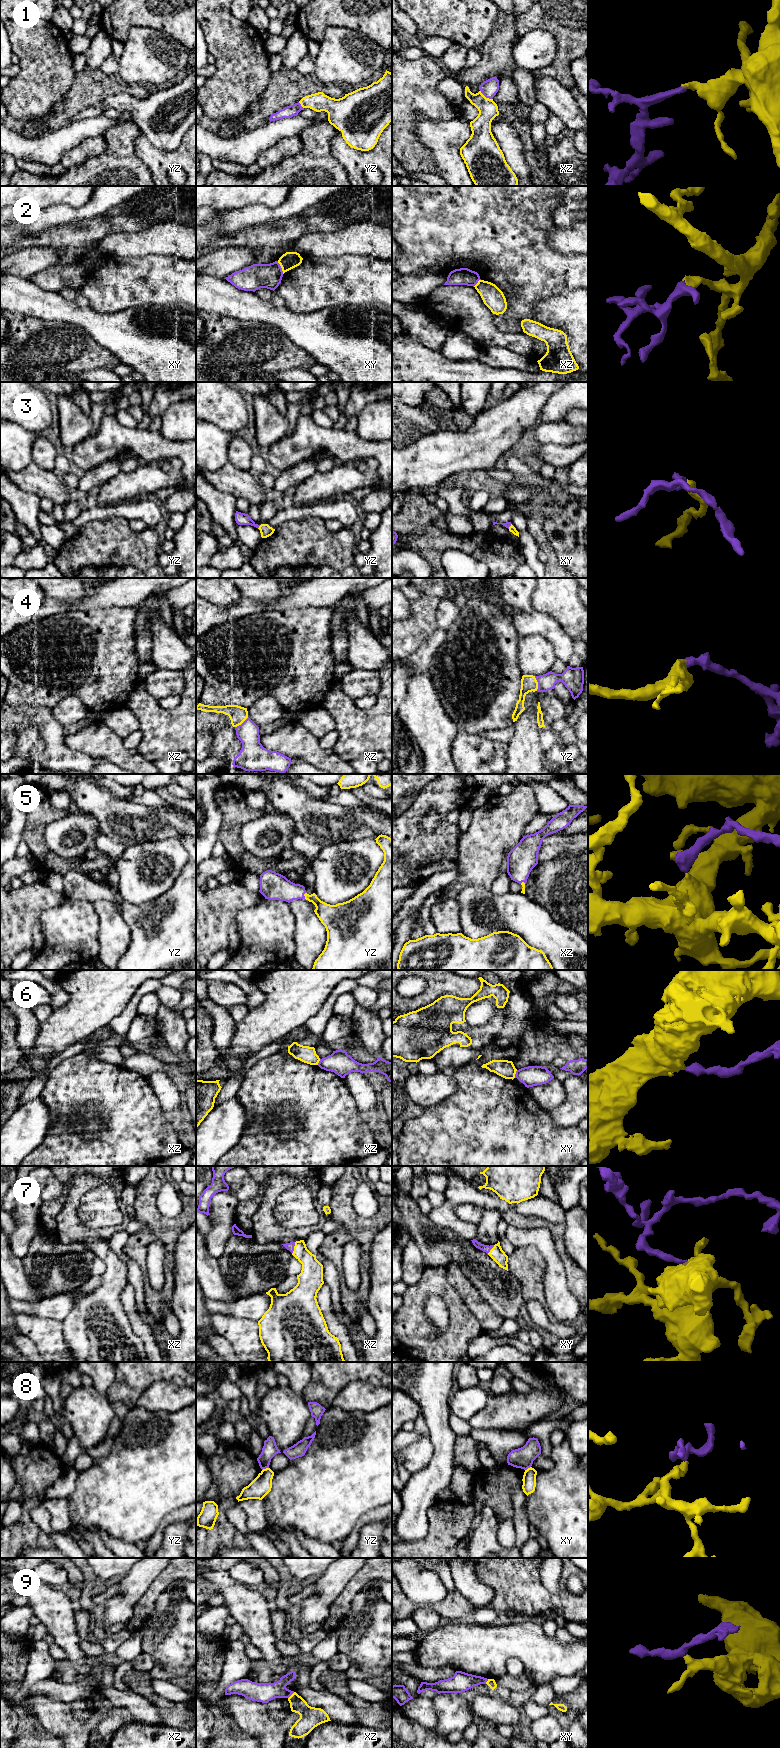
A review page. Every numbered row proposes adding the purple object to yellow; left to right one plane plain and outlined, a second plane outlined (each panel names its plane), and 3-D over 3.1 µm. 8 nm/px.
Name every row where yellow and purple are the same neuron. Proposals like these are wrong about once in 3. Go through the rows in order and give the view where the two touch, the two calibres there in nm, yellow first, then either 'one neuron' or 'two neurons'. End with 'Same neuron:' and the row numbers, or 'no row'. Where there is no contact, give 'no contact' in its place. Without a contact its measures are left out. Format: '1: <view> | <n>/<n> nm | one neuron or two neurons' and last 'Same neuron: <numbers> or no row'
1: xz | 160/140 nm | one neuron
2: xy | 140/200 nm | two neurons
3: yz | 90/100 nm | one neuron
4: yz | 130/130 nm | one neuron
5: yz | 160/220 nm | one neuron
6: xy | 140/170 nm | two neurons
7: xz | 180/60 nm | one neuron
8: yz | 160/120 nm | two neurons
9: xz | 180/160 nm | two neurons
Same neuron: 1, 3, 4, 5, 7

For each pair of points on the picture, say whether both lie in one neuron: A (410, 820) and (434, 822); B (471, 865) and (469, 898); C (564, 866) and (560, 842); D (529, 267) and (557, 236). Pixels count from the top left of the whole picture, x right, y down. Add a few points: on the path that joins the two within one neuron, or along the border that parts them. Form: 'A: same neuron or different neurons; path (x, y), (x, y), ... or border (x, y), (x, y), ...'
A: different neurons; border (441, 819), (430, 832), (418, 827)
B: different neurons; border (490, 888), (466, 886), (455, 898)
C: different neurons; border (577, 855), (540, 863)
D: different neurons; border (555, 225), (547, 243), (557, 251), (571, 254)

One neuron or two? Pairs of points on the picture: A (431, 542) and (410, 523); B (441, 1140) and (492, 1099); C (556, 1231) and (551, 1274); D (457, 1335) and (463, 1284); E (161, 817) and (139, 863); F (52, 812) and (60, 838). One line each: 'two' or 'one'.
A: one
B: one
C: two
D: two
E: two
F: two

